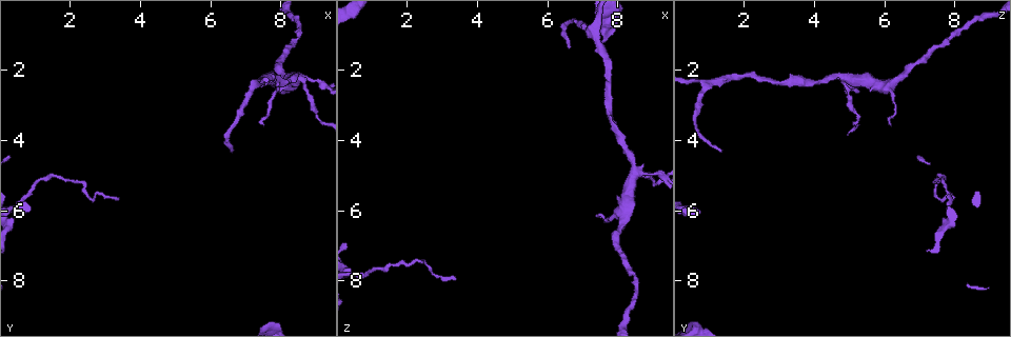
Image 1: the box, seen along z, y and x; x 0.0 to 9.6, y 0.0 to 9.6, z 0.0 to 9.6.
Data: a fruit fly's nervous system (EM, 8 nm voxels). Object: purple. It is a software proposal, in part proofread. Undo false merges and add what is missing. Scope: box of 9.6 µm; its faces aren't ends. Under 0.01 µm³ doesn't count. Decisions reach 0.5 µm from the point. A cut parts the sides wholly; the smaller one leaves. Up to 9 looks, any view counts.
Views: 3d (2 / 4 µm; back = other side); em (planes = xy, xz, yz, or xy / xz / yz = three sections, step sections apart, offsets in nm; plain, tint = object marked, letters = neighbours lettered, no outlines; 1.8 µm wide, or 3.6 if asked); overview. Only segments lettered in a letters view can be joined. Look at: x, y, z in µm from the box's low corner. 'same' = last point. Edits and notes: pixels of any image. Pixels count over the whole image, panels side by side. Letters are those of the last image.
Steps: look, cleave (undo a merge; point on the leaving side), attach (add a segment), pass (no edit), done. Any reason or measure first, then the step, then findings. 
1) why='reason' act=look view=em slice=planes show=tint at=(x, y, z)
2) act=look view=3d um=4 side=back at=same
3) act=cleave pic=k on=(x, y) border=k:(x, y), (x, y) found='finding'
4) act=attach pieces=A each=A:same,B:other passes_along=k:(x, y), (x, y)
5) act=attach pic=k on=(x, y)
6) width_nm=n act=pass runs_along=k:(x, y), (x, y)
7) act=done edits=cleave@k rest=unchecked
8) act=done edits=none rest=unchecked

why='an open end' act=look view=em slice=xy step=4 show=tint at=(6.60, 4.35, 1.35)

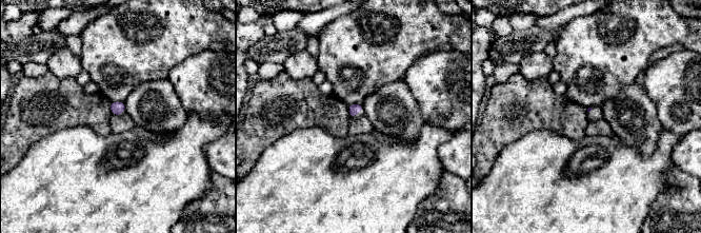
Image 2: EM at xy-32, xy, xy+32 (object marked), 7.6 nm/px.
act=look view=em slice=planes show=letters at=same

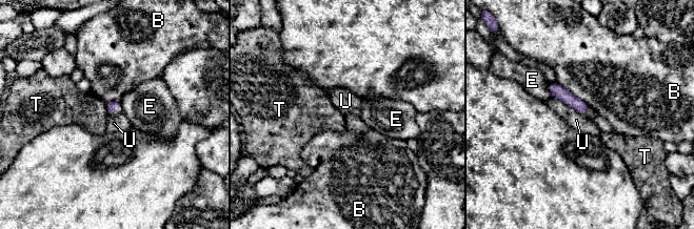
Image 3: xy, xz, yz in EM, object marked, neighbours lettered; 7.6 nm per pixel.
act=pass each=B:other,E:other,T:other,U:other found='no lettered segment goes on from it'

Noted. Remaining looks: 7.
why='three arms meet' act=look view=em slice=planes show=letters at=(7.40, 2.35, 1.10)

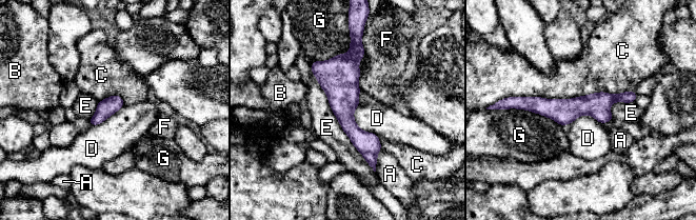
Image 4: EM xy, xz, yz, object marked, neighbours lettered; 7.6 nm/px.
width_nm=140 act=pass each=A:other,B:other,C:other,D:other,E:other,F:other,G:other found='continuous, no second neuron'

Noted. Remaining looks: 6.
why='branch stops here' act=look view=em slice=xz step=8 show=letters at=(3.35, 5.70, 7.90)

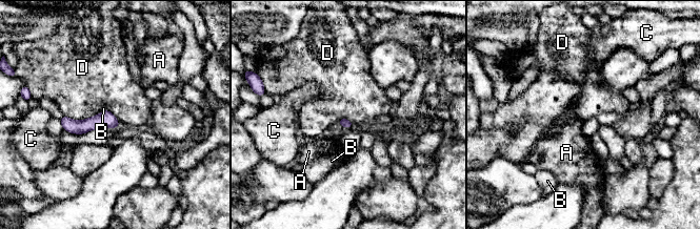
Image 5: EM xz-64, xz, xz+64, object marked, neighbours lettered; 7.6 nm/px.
why='another direction' act=look view=em slice=planes show=letters at=same

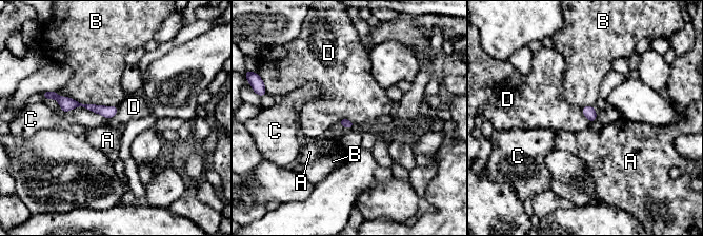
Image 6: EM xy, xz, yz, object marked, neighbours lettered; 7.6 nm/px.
longest_contact=B:480nm act=pass each=A:other,B:other,C:other,D:other border=6:(118, 107), (64, 114) found='no lettered segment goes on from it'

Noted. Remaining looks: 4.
why='thin end' act=look view=3d um=4 at=(7.45, 3.60, 6.15)

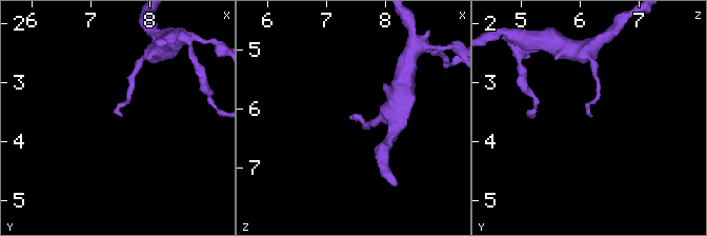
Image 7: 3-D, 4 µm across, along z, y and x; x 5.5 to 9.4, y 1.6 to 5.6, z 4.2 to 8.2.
why='shape alone is not enough' act=look view=em slice=planes show=letters at=(7.50, 3.55, 6.15)

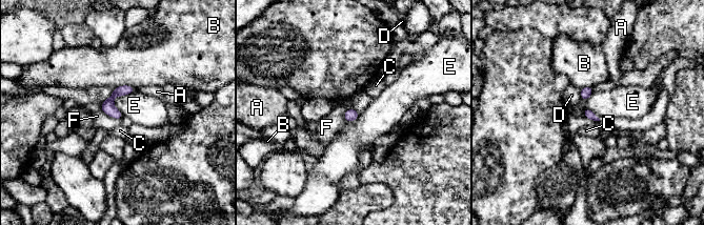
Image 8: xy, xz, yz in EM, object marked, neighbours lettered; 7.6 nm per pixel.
width_nm=70 act=pass each=A:other,B:other,C:other,D:other,E:other,F:other border=8:(101, 109), (120, 120) found='no lettered segment goes on from it'

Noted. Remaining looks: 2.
act=done edits=none rest=unchecked

